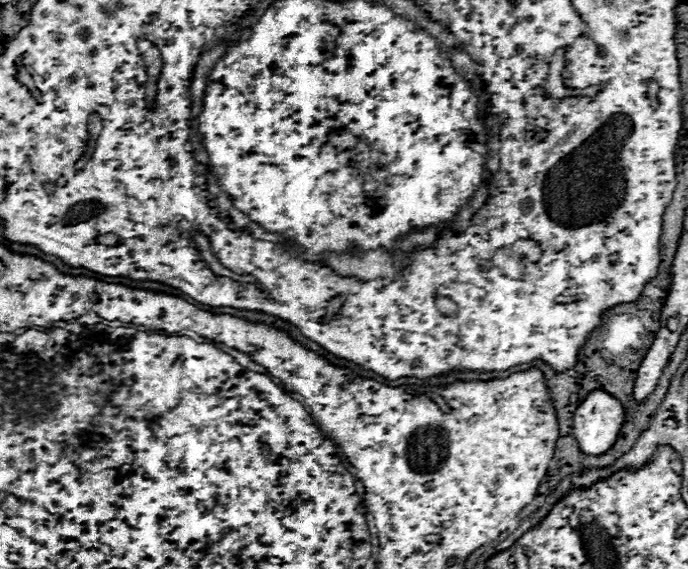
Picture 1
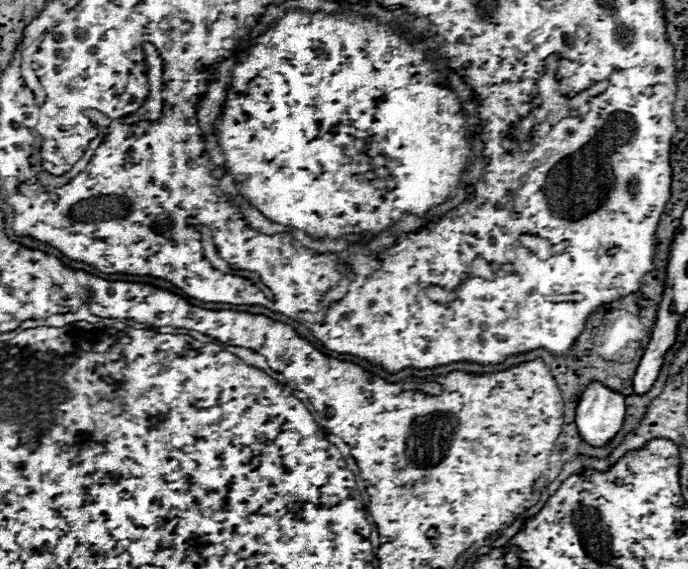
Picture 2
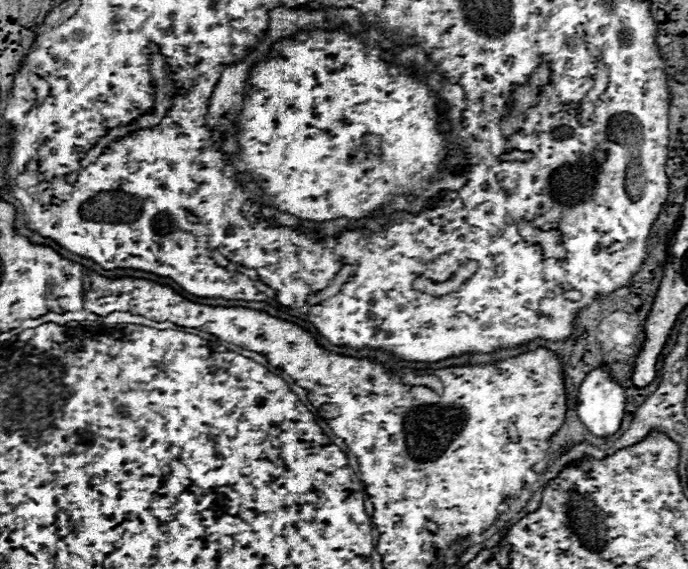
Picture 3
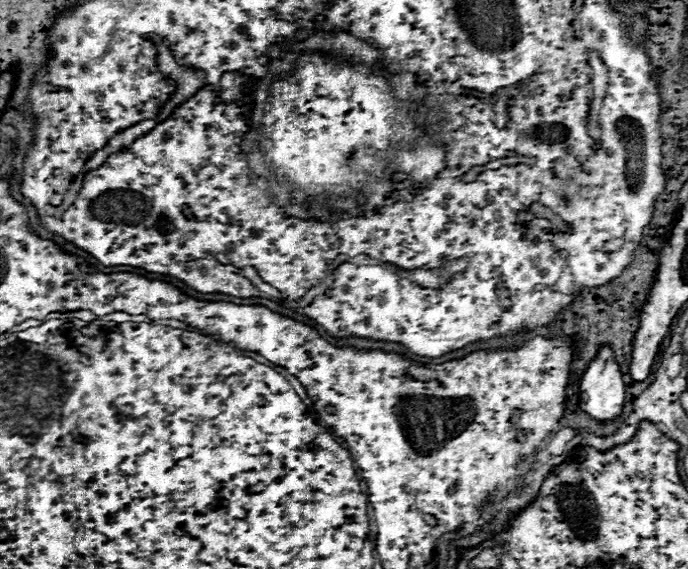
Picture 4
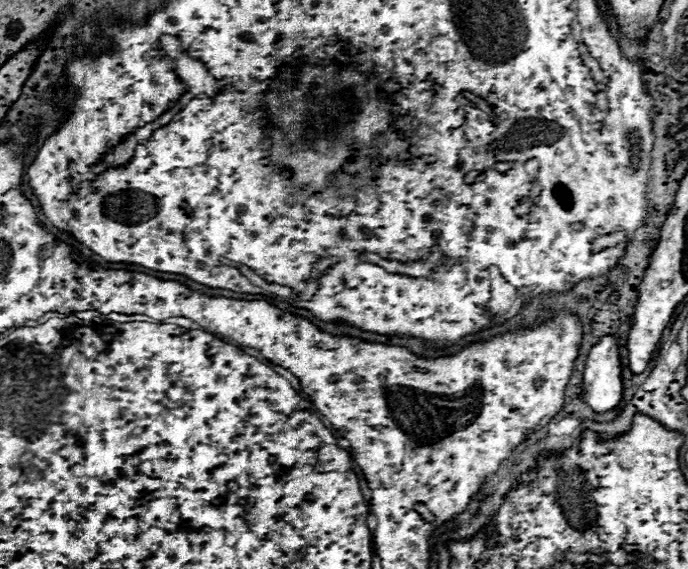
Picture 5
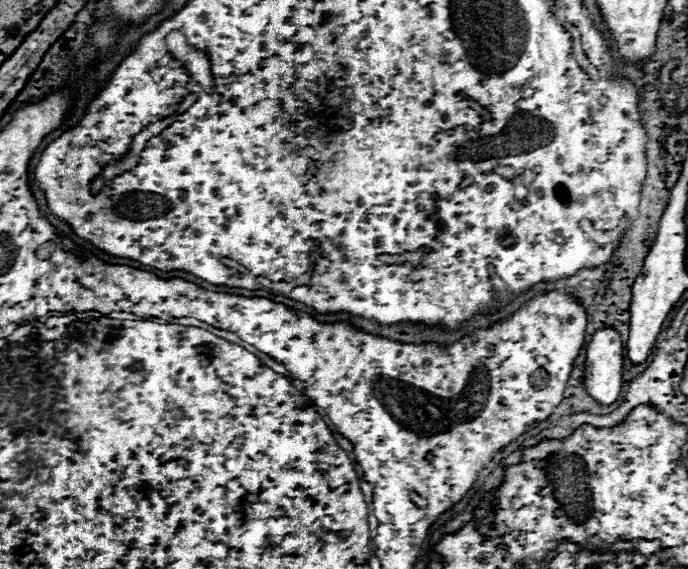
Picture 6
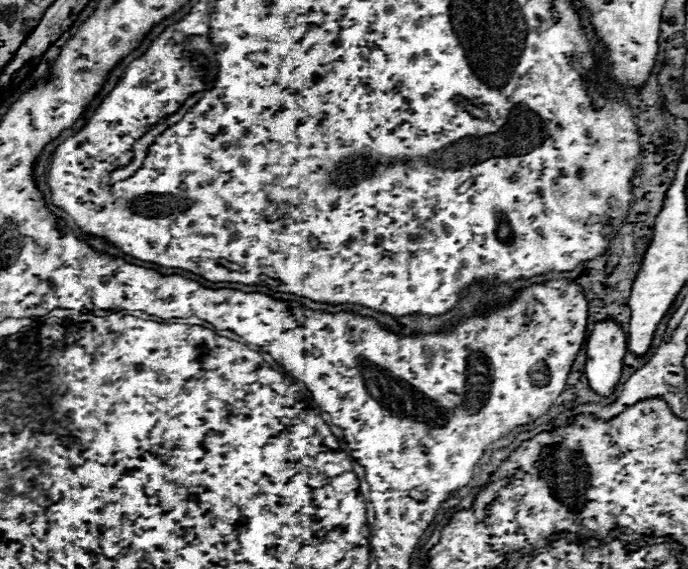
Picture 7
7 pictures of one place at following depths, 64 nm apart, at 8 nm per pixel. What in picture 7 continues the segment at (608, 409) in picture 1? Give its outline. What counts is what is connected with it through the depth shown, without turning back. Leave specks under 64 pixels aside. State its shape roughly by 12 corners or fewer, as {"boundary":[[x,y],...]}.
{"boundary":[[598,322],[586,340],[586,378],[612,396],[628,352],[626,334]]}

